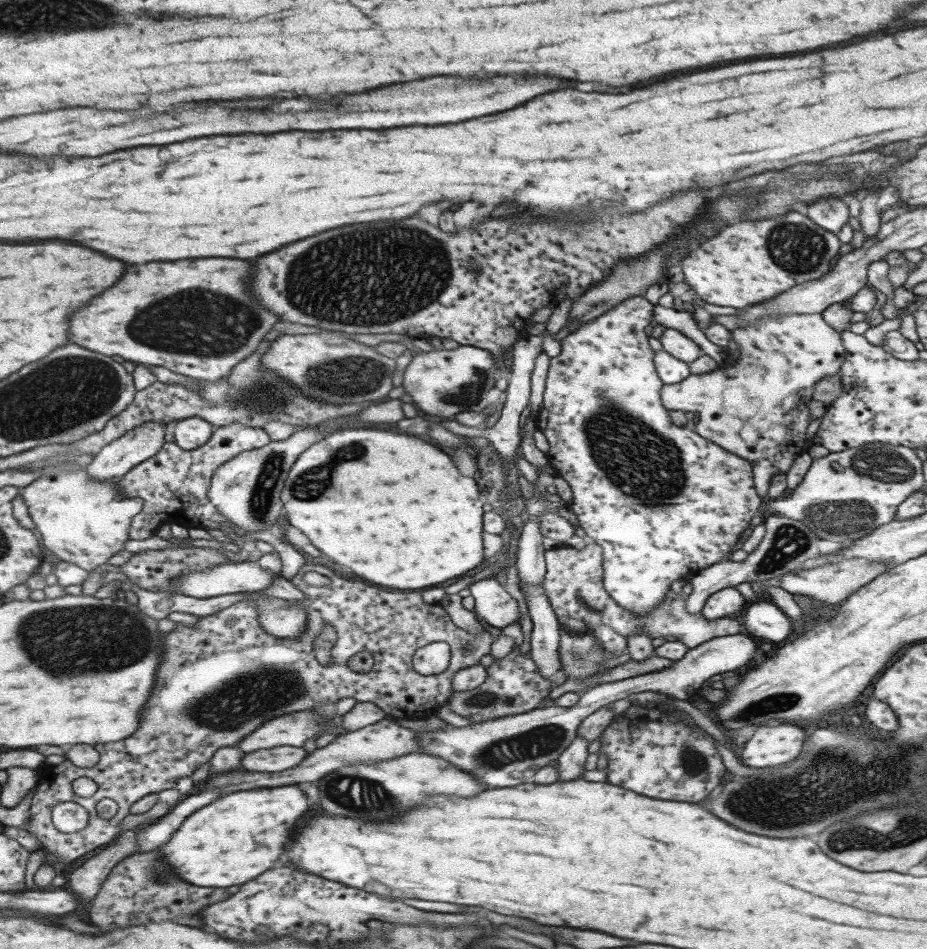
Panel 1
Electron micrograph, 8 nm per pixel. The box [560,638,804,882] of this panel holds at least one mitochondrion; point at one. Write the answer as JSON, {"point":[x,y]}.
{"point":[775,703]}

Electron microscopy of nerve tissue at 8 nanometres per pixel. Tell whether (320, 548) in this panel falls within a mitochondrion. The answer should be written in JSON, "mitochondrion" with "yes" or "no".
{"mitochondrion":"no"}

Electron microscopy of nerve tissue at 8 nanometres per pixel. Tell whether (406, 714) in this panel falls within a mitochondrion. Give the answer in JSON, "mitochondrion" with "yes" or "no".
{"mitochondrion":"no"}

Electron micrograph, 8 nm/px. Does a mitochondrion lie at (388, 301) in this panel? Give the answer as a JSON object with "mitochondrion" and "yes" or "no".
{"mitochondrion":"yes"}

